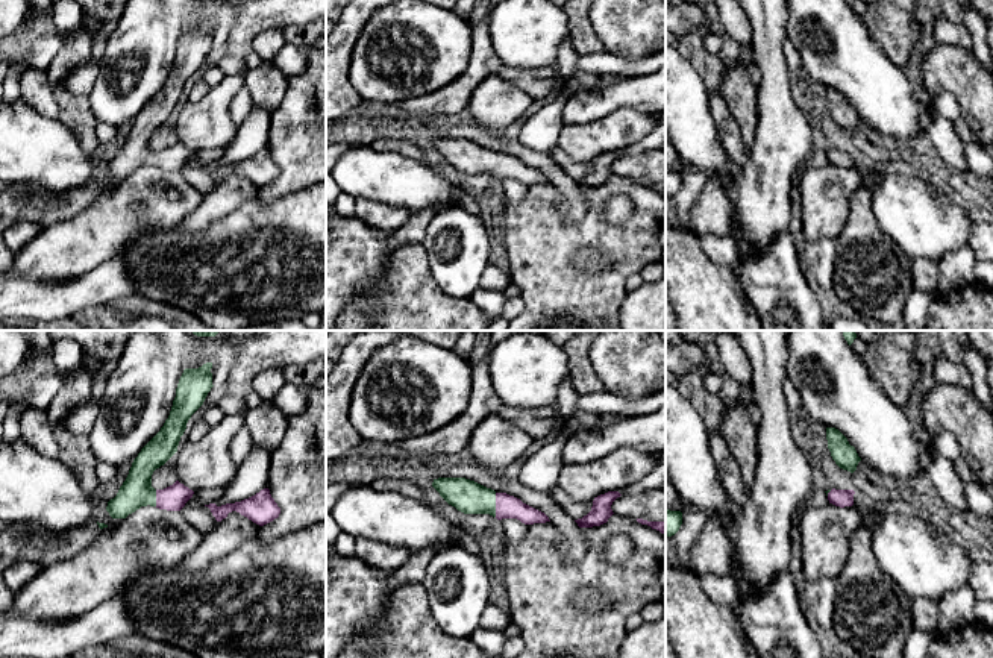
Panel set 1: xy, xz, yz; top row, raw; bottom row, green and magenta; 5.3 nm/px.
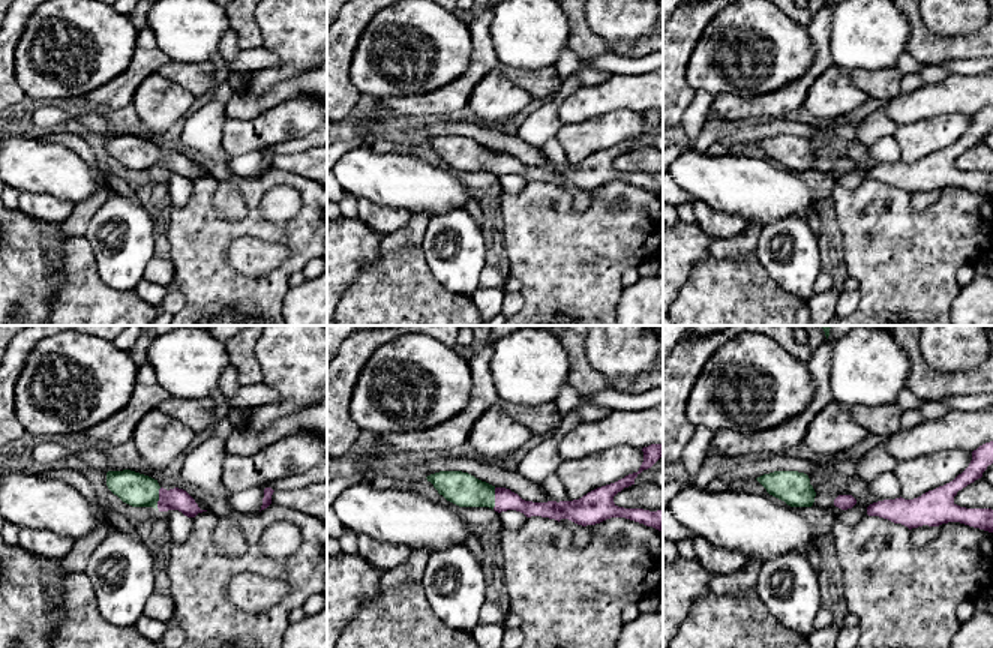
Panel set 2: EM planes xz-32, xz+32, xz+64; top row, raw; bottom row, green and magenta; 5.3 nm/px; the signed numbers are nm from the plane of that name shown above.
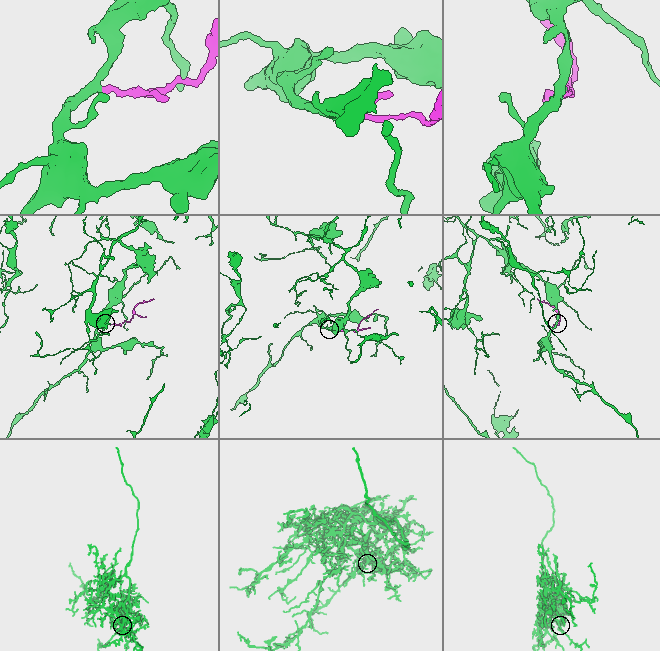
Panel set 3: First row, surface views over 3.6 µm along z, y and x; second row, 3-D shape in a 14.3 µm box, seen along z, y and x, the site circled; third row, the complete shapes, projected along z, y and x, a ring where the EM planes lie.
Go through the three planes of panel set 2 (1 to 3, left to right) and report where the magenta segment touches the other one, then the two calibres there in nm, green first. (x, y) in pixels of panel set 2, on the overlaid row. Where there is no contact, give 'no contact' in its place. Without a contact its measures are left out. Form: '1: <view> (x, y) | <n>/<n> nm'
1: xz-32 (158, 498) | 180/120 nm
2: xz+32 (494, 498) | 180/110 nm
3: no contact

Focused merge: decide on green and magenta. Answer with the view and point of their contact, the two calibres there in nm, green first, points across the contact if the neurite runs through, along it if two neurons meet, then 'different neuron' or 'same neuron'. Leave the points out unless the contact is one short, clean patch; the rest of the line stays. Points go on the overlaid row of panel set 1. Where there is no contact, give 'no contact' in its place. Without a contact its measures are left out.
meets green in xz at (494, 505); 180 nm thick on the green side, 130 nm on the other; same neuron

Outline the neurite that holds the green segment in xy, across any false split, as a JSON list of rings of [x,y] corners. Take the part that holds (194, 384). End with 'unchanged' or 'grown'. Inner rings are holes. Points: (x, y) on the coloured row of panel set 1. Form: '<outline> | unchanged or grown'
[[[212,362],[199,368],[185,368],[168,418],[161,431],[141,449],[117,496],[108,502],[112,519],[126,519],[141,506],[180,511],[194,491],[176,481],[164,490],[152,487],[152,475],[176,452],[191,415],[203,405],[212,385]]] | grown

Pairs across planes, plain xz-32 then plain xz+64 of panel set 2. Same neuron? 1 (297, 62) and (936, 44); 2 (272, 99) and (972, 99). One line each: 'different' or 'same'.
1: different
2: same

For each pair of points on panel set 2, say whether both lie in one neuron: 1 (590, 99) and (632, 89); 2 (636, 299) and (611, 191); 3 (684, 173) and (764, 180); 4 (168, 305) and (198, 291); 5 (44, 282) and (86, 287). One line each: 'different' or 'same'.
1: same
2: different
3: same
4: different
5: different

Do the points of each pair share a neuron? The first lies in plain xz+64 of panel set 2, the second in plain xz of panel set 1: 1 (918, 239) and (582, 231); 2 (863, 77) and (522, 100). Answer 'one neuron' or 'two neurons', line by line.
1: one neuron
2: two neurons

